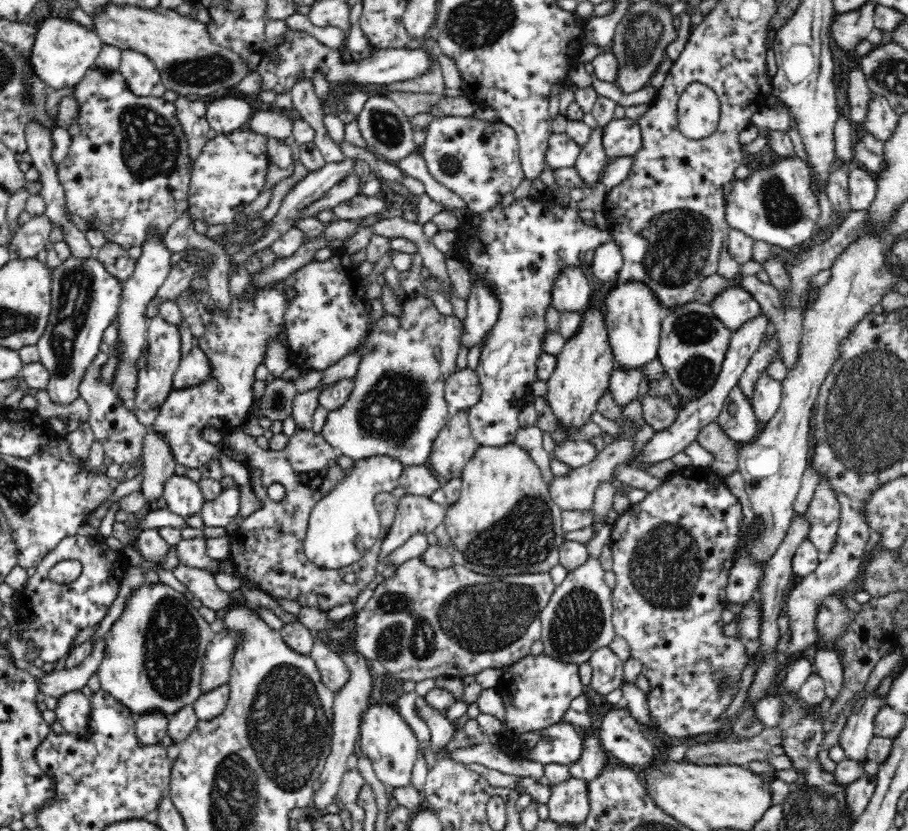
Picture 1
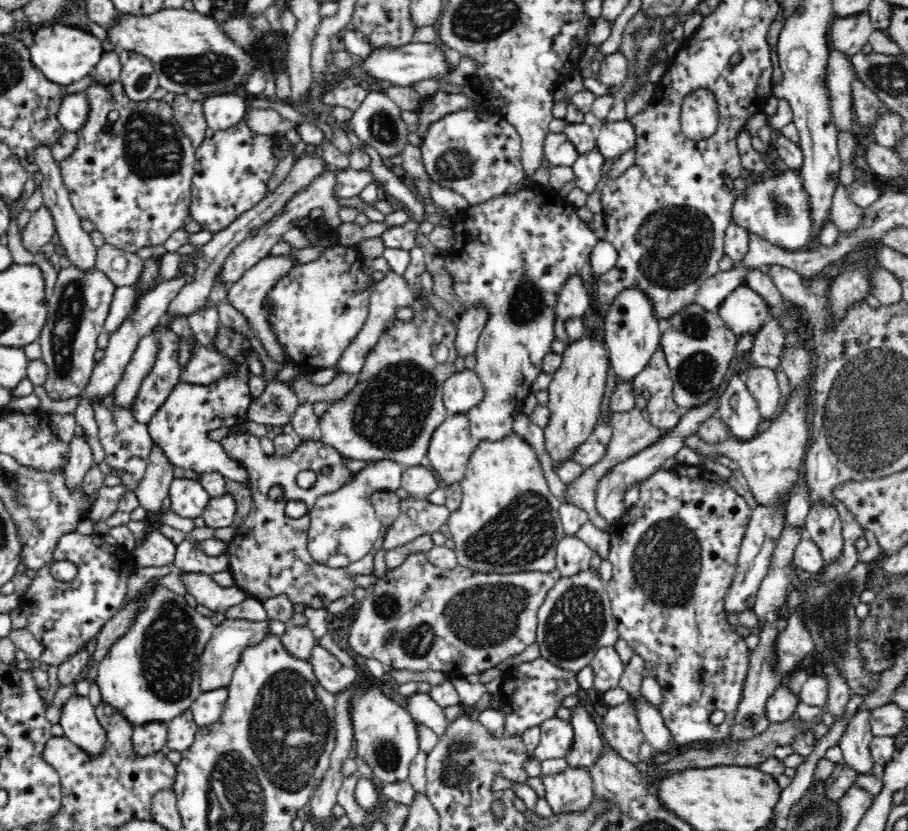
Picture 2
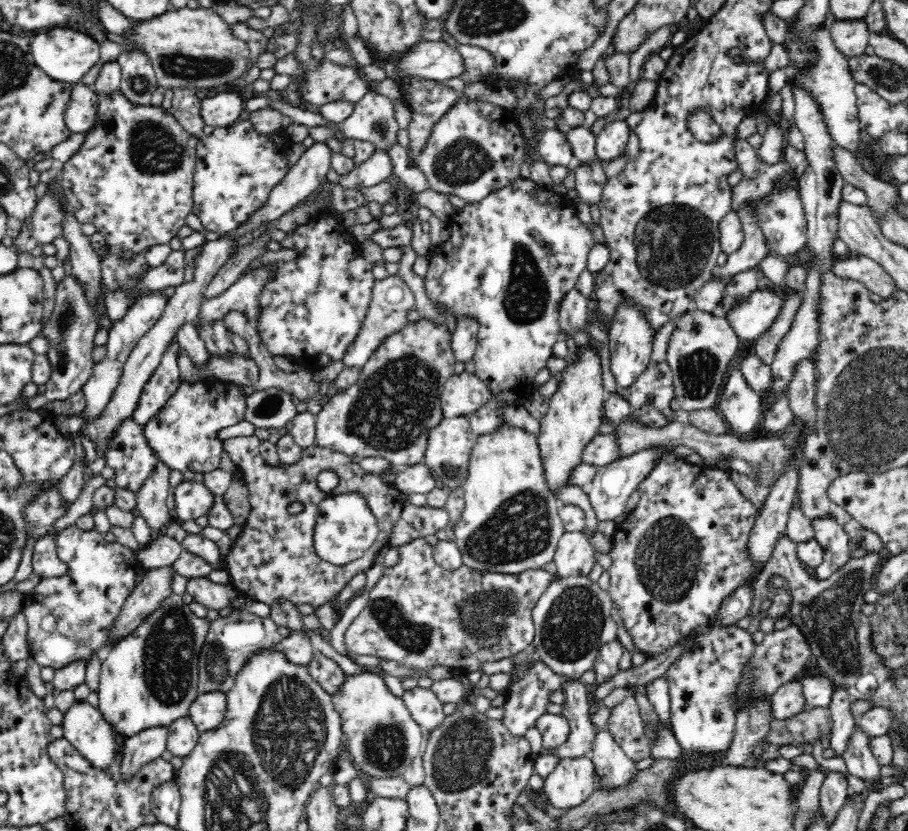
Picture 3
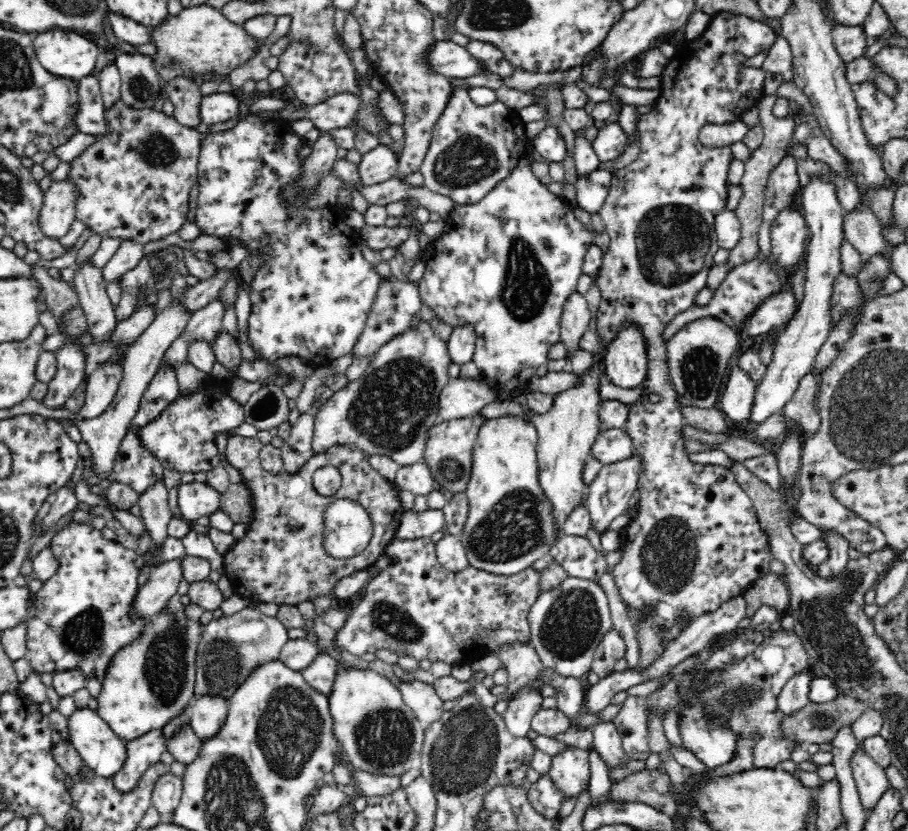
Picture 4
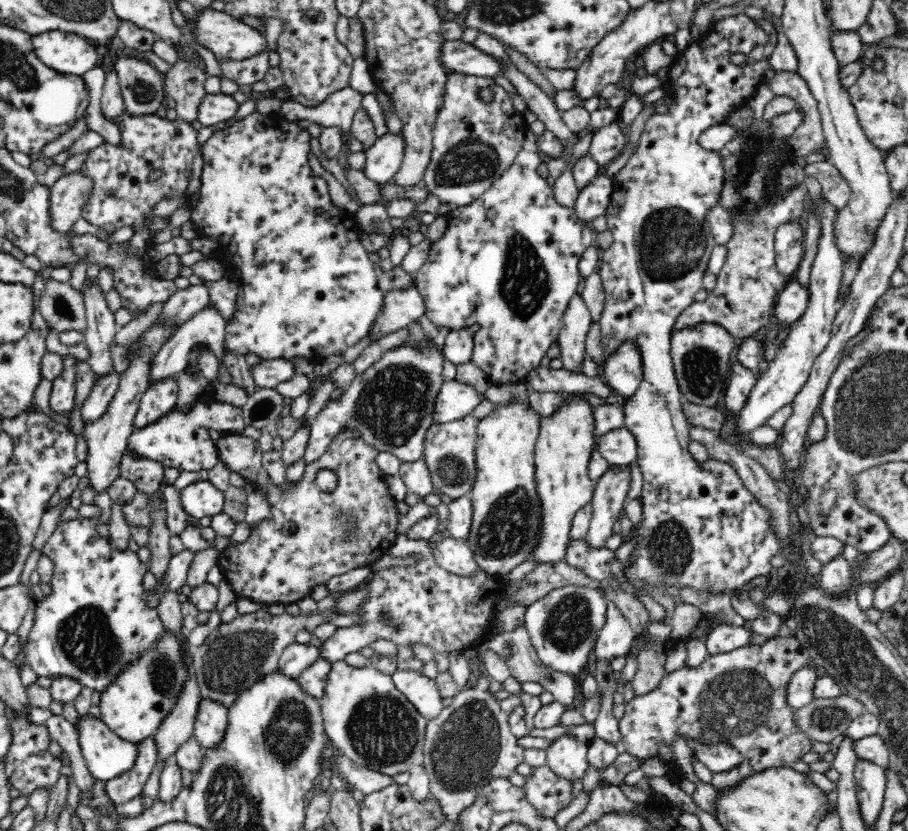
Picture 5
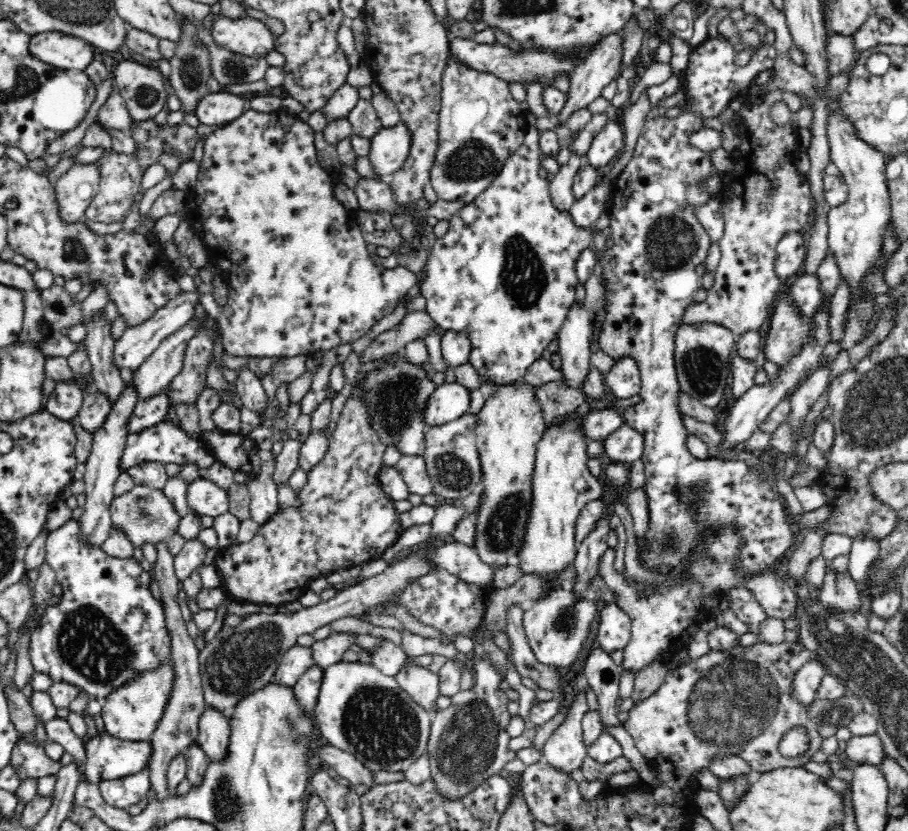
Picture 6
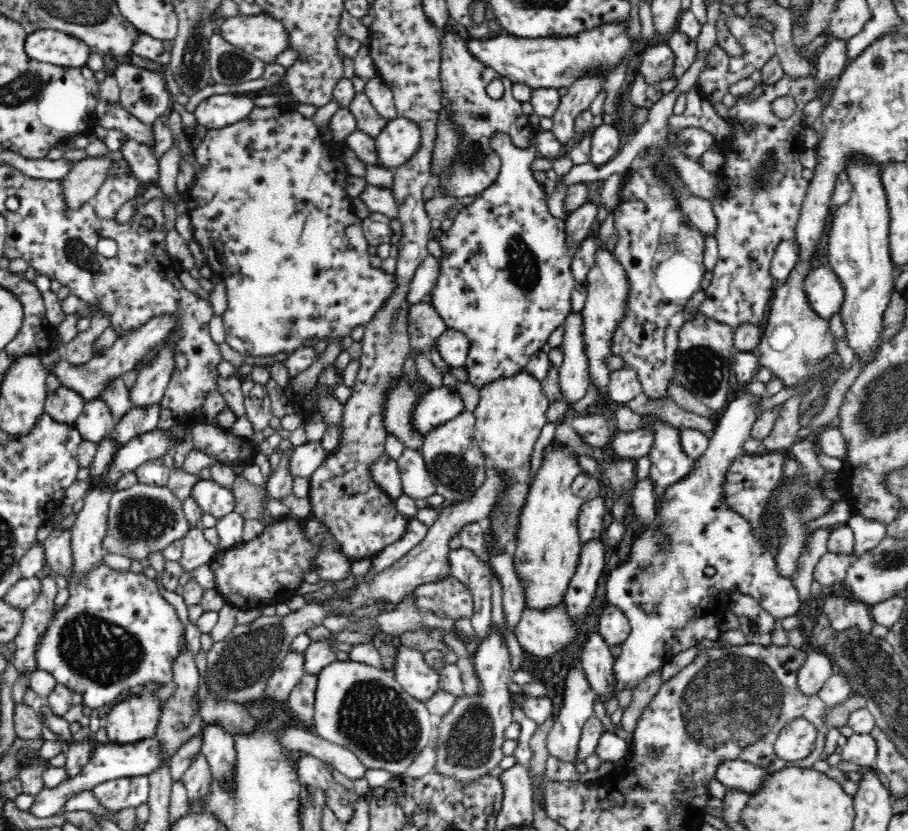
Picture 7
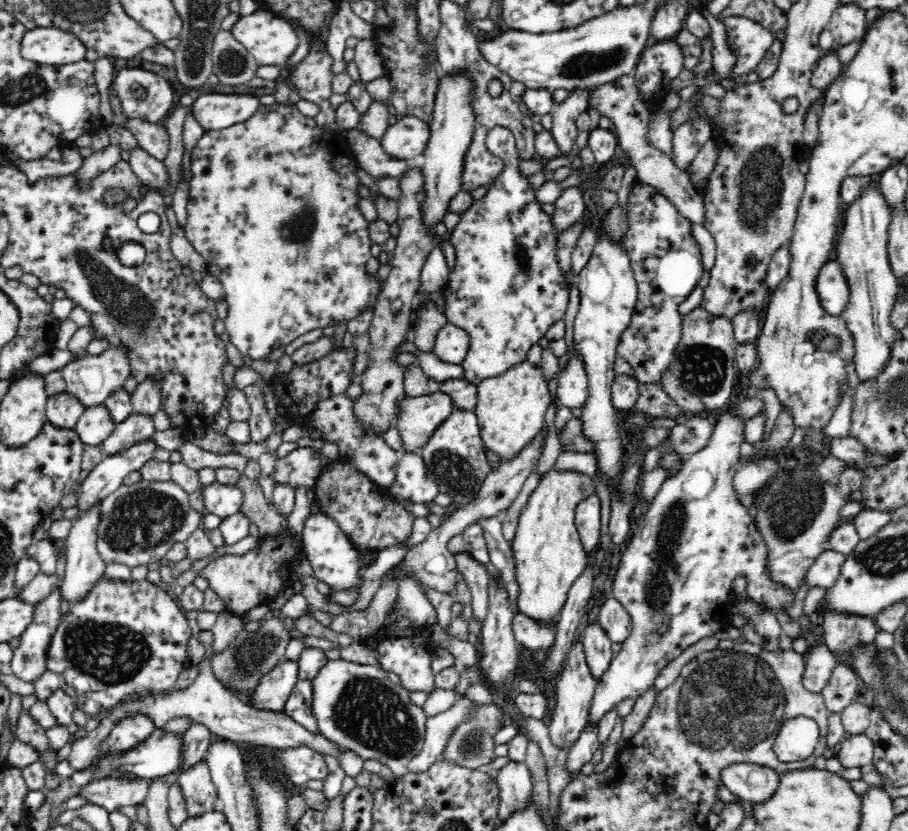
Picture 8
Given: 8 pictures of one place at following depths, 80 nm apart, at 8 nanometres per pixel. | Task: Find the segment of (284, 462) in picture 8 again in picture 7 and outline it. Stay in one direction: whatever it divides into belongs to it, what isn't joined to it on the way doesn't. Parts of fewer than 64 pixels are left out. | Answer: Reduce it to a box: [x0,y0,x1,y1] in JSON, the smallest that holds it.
[289,440,328,478]

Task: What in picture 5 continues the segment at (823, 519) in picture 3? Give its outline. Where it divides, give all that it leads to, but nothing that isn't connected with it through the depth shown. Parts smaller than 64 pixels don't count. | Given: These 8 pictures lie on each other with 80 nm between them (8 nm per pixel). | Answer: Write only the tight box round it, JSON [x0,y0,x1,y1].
[818,552,852,595]

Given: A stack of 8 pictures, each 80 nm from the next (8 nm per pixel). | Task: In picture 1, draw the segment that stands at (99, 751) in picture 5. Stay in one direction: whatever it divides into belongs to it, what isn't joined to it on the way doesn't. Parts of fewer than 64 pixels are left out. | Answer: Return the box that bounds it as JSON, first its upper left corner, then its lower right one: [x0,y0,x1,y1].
[54,690,90,736]

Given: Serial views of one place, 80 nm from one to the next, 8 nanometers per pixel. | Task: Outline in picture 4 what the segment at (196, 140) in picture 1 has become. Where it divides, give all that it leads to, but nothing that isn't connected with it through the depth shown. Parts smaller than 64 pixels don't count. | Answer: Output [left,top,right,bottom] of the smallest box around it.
[163,78,202,130]

